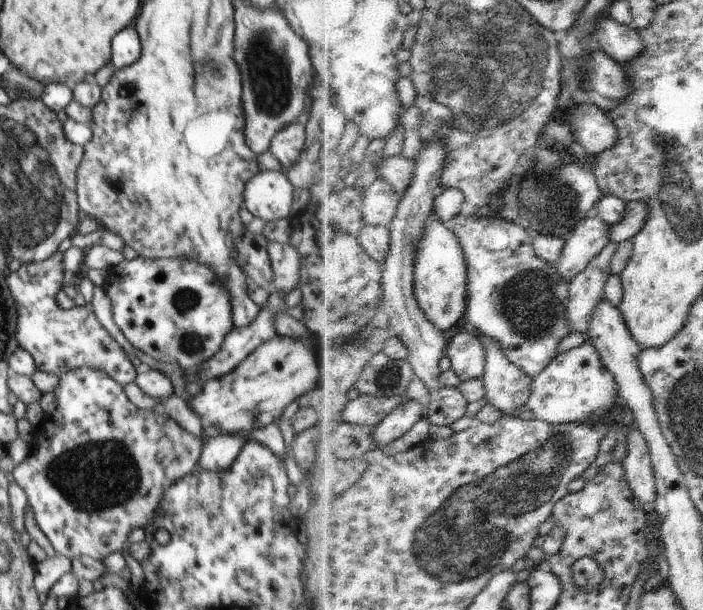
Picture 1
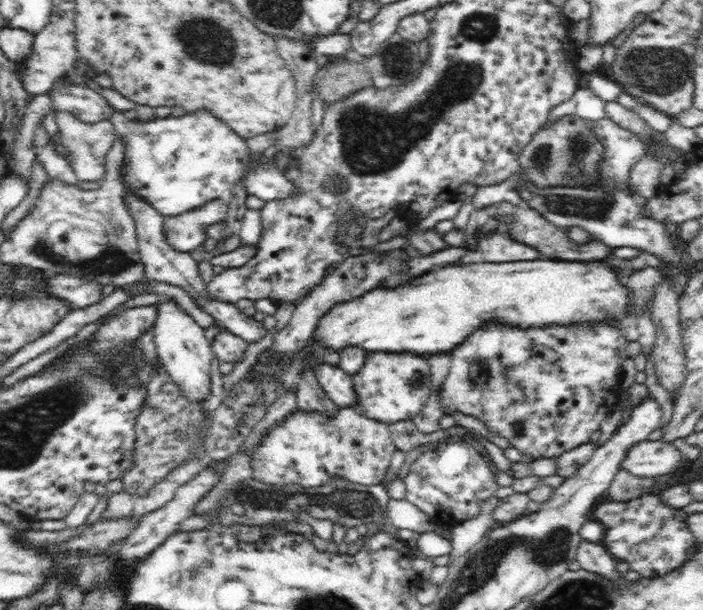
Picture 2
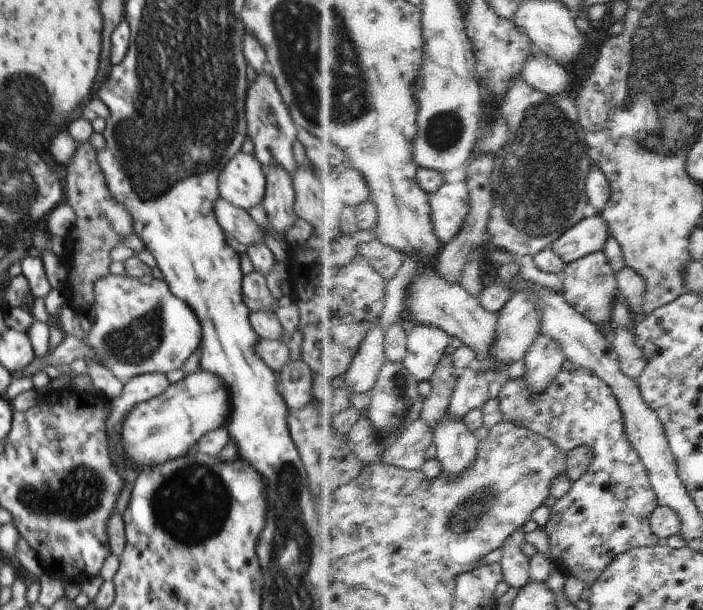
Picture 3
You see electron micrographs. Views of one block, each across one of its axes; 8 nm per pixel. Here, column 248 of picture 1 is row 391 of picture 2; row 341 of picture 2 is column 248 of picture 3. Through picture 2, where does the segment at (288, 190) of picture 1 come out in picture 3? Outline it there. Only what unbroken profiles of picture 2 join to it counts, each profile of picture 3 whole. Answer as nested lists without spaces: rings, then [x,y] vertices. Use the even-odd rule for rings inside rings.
[[[242,150],[226,163],[218,176],[220,197],[246,210],[262,203],[265,190],[264,168],[254,155]]]

